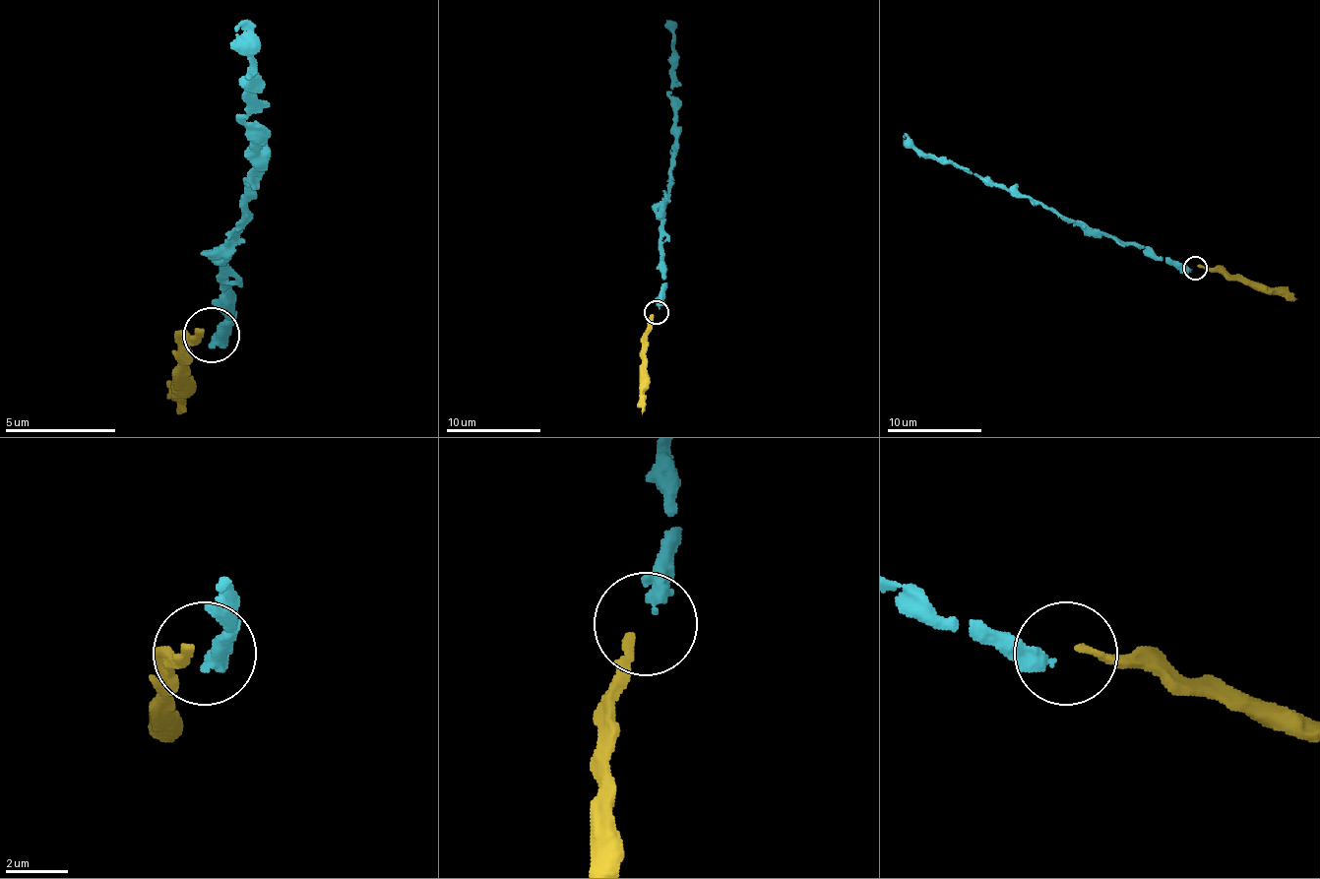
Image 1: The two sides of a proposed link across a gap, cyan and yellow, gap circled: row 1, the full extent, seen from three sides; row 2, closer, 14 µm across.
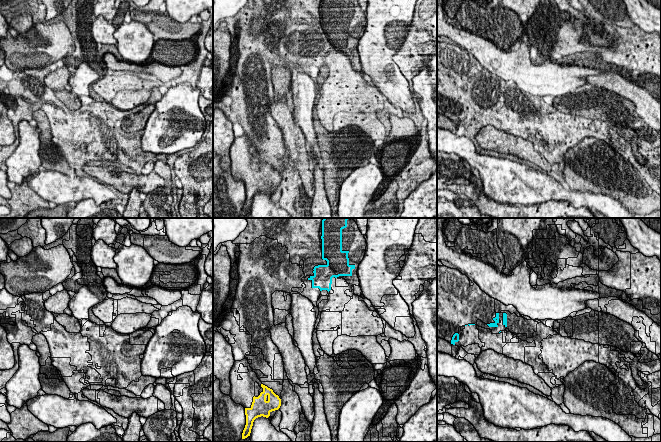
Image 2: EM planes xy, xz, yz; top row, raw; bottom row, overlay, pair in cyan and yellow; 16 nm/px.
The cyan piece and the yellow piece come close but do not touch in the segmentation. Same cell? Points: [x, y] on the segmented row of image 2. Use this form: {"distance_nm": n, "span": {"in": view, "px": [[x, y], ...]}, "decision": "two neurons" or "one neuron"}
{"distance_nm": 1750, "span": {"in": "xz", "px": [[312, 287], [264, 385]]}, "decision": "two neurons"}

